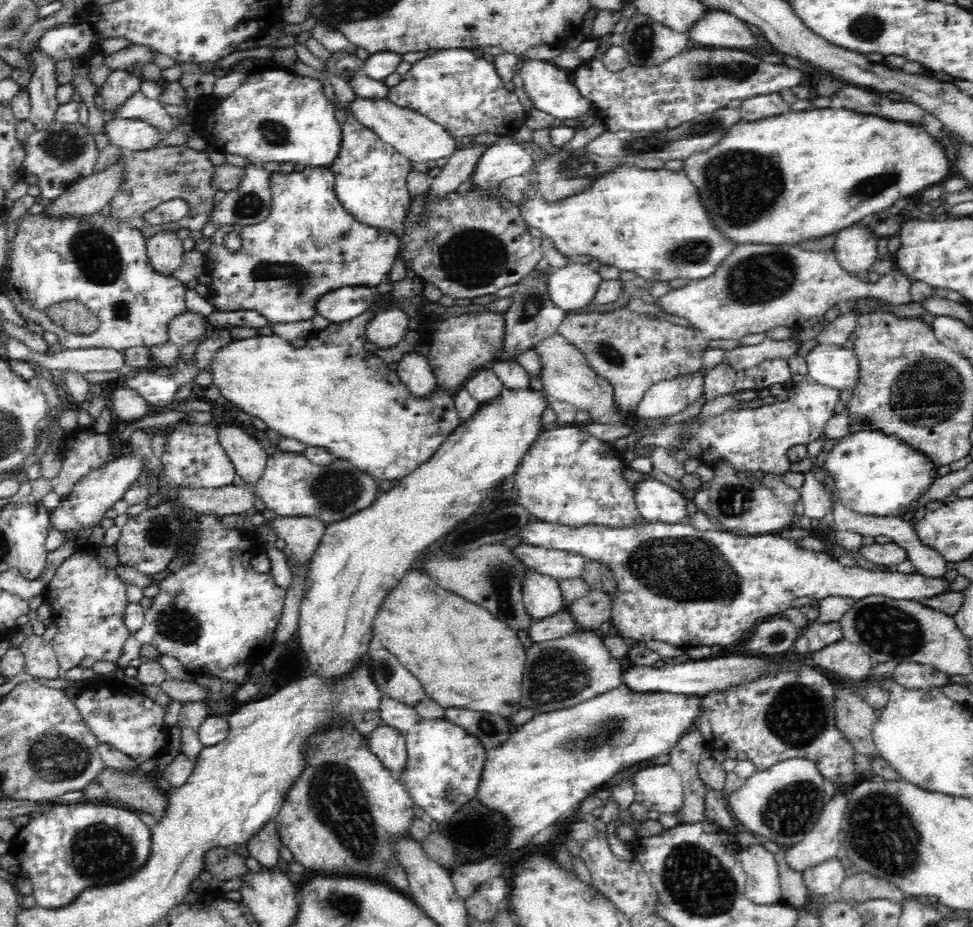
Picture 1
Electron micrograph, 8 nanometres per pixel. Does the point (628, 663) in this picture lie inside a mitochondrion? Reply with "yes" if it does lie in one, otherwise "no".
no

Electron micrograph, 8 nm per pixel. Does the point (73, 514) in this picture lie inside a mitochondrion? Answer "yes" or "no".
no

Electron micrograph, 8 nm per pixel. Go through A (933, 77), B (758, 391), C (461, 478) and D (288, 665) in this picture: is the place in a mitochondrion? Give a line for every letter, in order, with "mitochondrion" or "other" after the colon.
A: other
B: other
C: other
D: other

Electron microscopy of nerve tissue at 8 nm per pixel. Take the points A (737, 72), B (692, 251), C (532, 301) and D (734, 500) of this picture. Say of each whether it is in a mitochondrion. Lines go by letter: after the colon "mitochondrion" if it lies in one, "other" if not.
A: mitochondrion
B: mitochondrion
C: mitochondrion
D: mitochondrion

